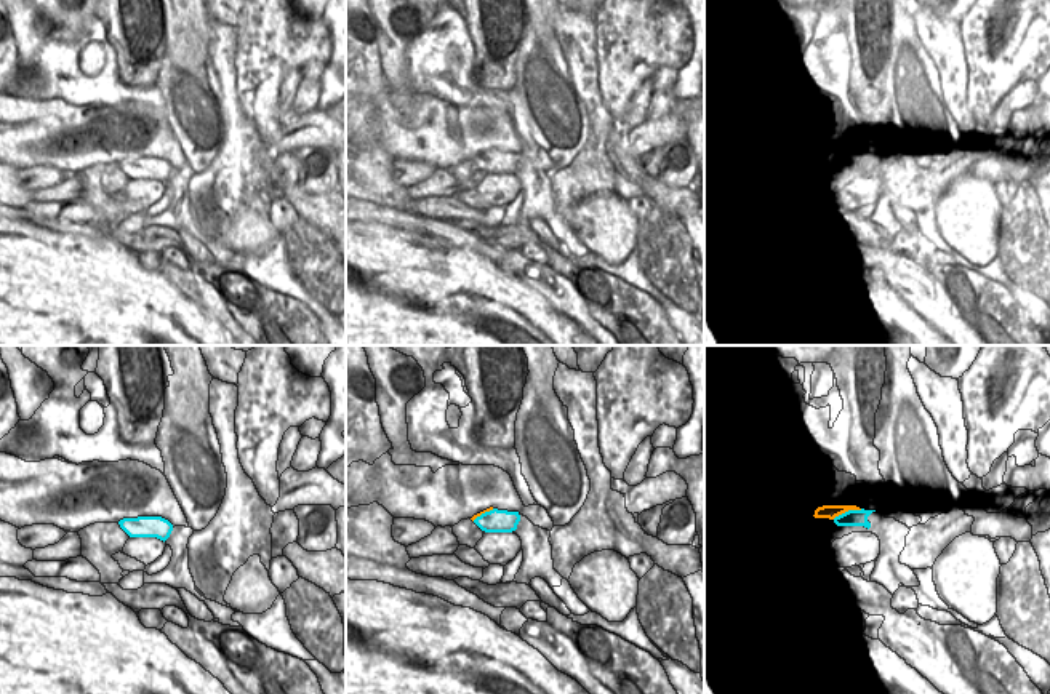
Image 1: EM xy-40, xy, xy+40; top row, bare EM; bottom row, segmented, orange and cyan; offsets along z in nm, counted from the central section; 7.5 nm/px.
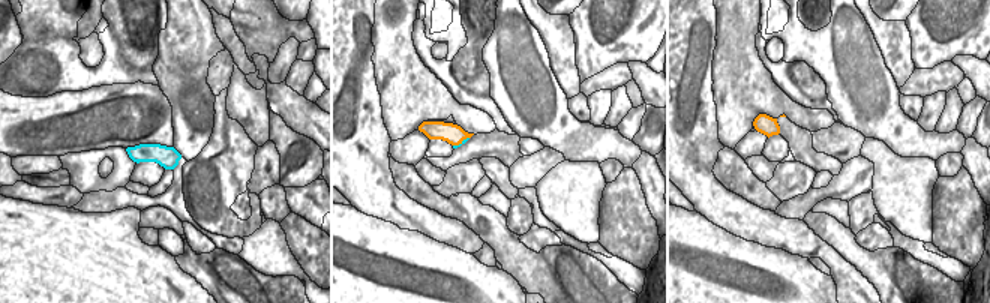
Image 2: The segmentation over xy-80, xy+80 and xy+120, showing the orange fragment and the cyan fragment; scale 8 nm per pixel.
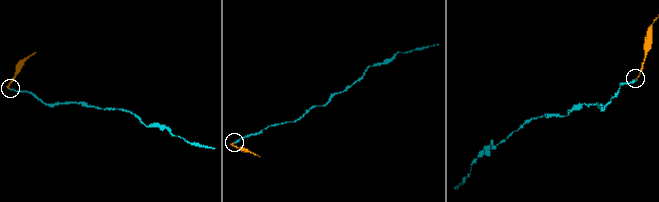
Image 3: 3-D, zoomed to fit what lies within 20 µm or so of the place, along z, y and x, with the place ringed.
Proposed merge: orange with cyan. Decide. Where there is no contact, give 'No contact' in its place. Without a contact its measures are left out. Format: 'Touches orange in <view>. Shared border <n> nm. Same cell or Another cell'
Touches orange in xy+40. Shared border 240 nm. Another cell.

